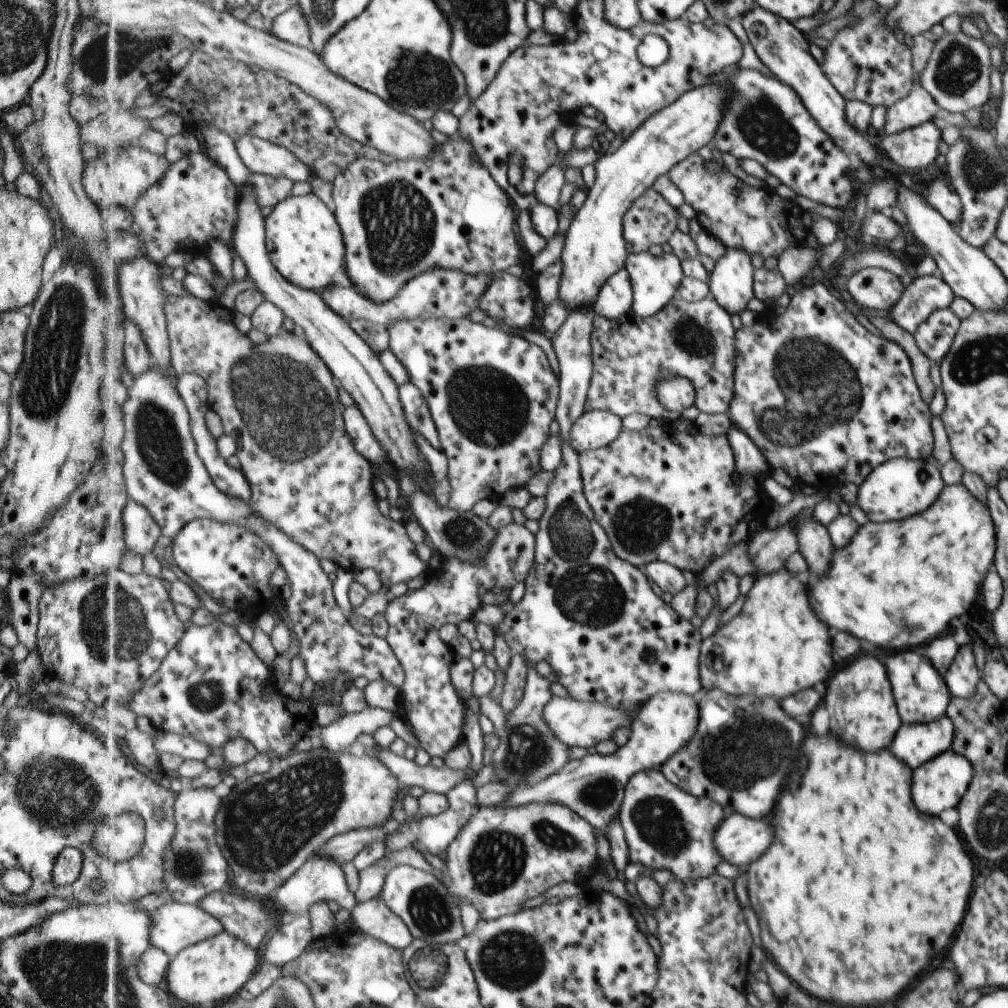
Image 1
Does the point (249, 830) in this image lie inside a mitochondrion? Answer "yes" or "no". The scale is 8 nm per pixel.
yes

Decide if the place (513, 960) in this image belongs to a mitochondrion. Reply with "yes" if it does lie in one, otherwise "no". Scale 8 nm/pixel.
yes

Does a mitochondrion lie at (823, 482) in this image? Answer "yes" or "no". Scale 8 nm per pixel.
no

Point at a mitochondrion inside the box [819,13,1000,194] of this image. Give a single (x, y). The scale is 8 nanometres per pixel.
(957, 69)

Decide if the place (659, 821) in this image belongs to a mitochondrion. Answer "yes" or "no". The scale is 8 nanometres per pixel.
yes

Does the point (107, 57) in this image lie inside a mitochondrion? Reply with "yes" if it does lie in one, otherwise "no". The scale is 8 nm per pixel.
yes

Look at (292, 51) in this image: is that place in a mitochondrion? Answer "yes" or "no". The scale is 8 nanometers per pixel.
no

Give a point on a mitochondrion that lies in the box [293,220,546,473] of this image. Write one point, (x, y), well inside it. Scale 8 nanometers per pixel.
(492, 410)

